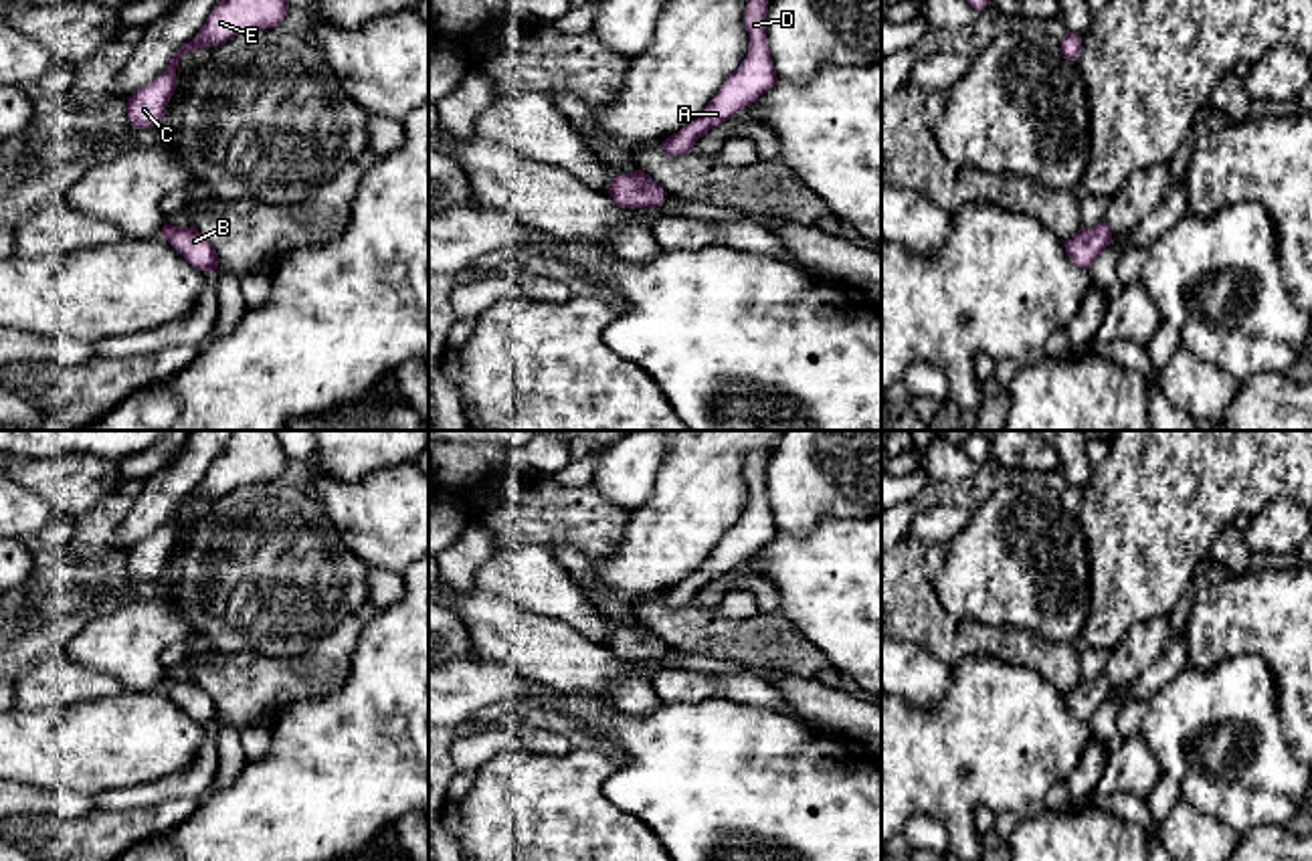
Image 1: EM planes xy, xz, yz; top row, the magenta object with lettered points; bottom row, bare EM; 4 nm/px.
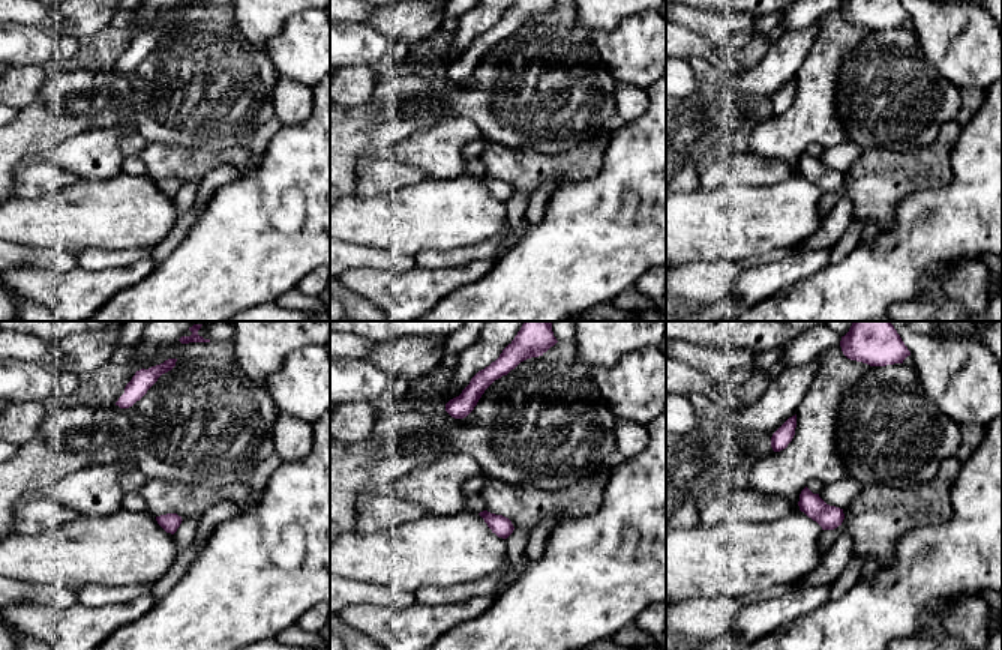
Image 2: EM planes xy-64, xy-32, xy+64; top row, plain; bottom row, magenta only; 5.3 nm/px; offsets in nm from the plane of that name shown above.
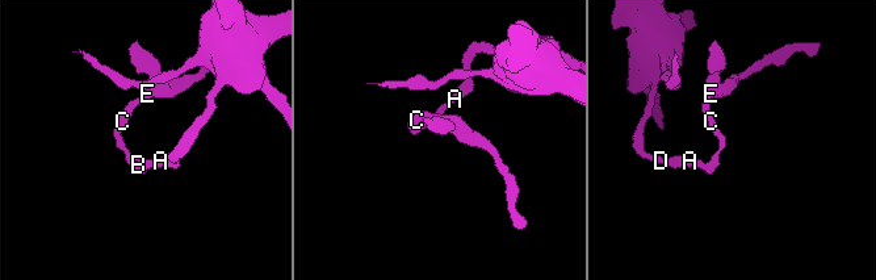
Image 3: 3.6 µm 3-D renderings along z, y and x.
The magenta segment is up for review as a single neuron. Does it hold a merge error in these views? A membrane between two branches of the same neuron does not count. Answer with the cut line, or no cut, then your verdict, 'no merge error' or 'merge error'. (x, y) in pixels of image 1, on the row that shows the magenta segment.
no cut; no merge error

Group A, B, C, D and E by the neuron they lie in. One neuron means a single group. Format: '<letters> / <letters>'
A B C D E

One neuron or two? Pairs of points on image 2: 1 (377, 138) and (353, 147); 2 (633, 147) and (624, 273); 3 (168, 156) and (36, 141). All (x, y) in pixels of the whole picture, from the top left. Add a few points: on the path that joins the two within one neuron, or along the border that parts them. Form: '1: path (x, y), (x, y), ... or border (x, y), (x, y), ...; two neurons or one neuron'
1: path (371, 138), (359, 141); one neuron
2: path (648, 179), (648, 236), (642, 242); one neuron
3: border (149, 141), (171, 143), (183, 147); two neurons

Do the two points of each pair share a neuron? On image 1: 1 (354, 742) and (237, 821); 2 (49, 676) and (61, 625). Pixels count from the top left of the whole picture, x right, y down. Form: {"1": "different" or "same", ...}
{"1": "same", "2": "different"}

